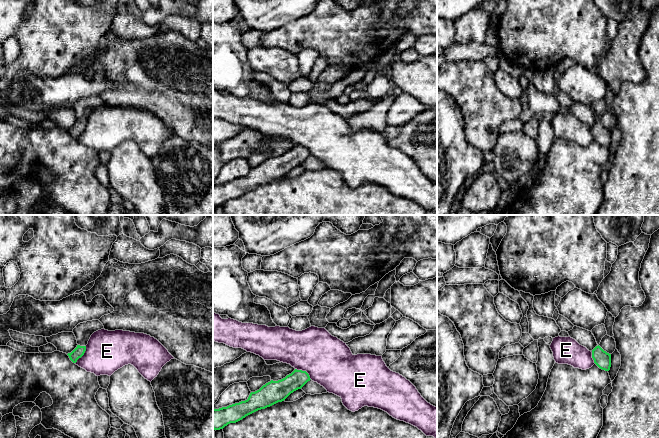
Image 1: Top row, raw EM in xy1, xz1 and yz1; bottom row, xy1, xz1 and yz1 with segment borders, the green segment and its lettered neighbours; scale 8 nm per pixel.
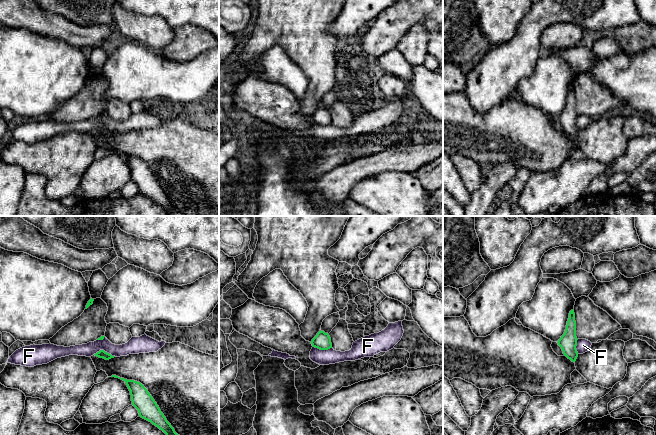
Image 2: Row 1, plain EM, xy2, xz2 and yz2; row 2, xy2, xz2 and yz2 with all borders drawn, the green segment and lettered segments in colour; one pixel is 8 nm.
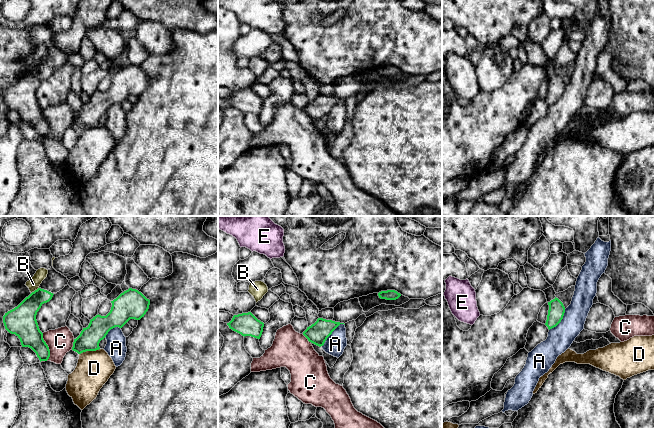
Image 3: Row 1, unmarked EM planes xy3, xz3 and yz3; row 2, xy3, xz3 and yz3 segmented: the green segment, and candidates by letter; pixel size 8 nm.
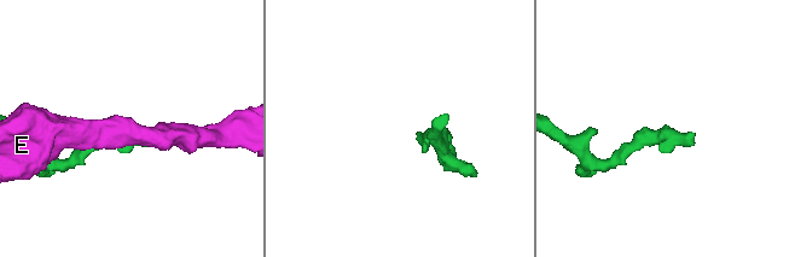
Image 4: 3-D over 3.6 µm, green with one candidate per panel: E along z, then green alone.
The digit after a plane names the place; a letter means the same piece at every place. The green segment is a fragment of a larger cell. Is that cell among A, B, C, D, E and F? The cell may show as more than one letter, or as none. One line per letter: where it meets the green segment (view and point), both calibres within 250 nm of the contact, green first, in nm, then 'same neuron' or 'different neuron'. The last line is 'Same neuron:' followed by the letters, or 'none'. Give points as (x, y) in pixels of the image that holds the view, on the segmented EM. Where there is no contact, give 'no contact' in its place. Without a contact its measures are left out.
A: meets green in xz3 at (331, 333); 170 nm thick on the green side, 160 nm on the other; different neuron
B: meets green in xy3 at (35, 290); 220 nm thick on the green side, 100 nm on the other; different neuron
C: meets green in xy3 at (48, 347); 200 nm thick on the green side, 200 nm on the other; different neuron
D: meets green in xy3 at (89, 350); 170 nm thick on the green side, 280 nm on the other; different neuron
E: meets green in xz1 at (304, 371); 160 nm thick on the green side, 380 nm on the other; different neuron
F: meets green in xy2 at (103, 350); 60 nm thick on the green side, 120 nm on the other; different neuron
Same neuron: none

